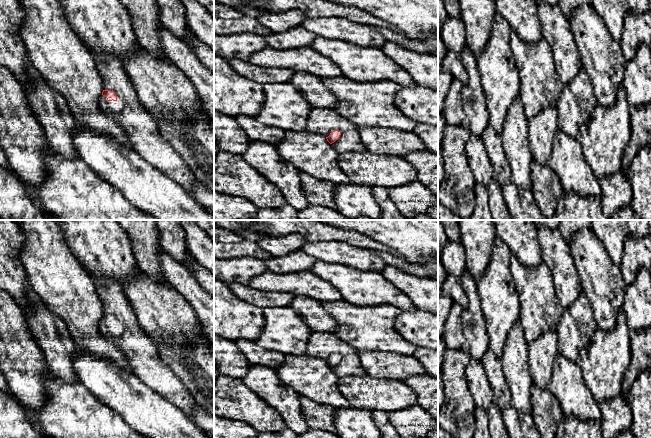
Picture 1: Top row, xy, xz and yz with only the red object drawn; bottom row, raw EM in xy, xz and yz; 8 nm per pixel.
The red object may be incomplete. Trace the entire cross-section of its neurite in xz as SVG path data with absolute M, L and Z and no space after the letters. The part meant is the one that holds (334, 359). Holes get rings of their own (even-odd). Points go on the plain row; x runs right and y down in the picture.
M312 332L307 342L307 354L324 360L339 378L367 375L358 351L333 333Z

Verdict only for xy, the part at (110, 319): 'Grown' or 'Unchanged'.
Grown

